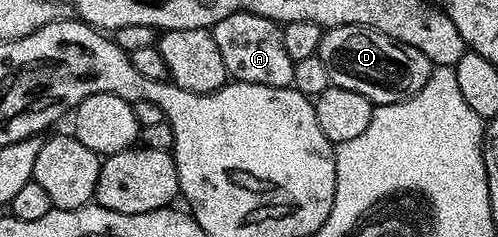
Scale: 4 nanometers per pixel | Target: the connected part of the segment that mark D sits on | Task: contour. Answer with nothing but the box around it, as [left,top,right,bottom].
[318,25,434,106]

